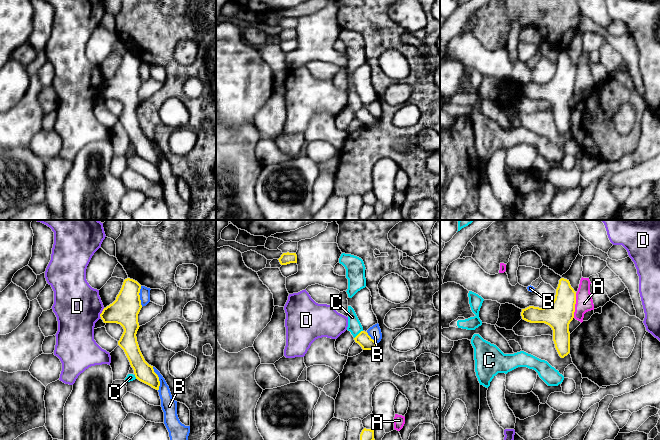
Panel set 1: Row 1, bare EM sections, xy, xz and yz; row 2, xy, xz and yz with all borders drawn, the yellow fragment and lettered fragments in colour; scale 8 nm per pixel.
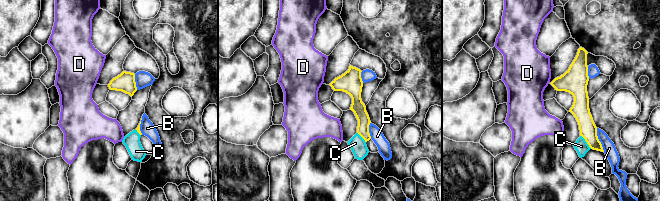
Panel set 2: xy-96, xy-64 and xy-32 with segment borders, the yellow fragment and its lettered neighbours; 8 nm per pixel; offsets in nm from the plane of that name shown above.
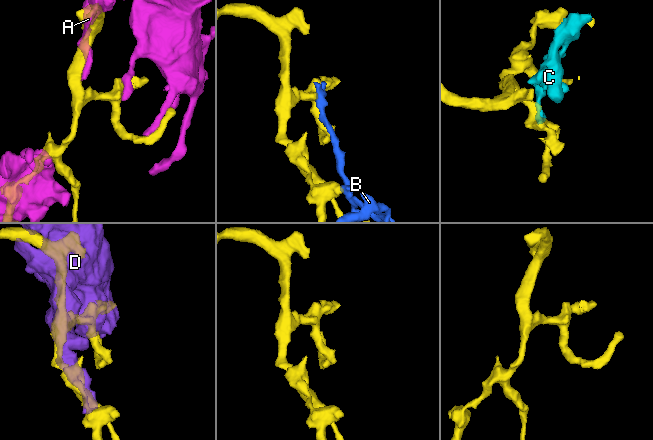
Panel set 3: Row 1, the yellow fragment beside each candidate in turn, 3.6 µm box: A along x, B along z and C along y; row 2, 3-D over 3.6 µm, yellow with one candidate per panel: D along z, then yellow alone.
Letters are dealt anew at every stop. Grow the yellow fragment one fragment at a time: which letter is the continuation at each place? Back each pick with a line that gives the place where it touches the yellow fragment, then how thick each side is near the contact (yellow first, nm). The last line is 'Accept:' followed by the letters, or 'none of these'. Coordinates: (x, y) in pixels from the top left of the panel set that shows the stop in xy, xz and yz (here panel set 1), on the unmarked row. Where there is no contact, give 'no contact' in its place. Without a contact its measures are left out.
Accept: none of these

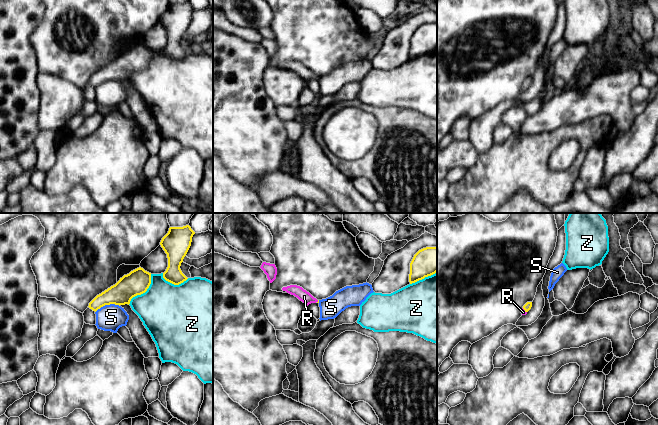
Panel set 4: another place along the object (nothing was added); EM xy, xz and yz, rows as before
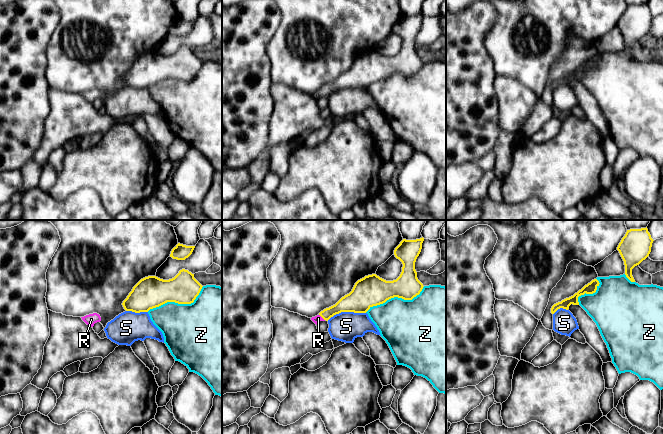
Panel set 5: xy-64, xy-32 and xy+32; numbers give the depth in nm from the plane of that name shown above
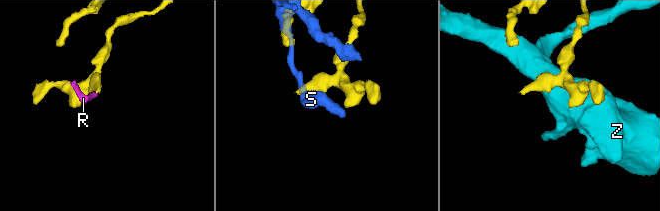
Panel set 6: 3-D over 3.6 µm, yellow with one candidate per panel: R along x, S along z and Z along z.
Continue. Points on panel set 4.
R: yz (524, 85) | 60/40 nm
Accept: R

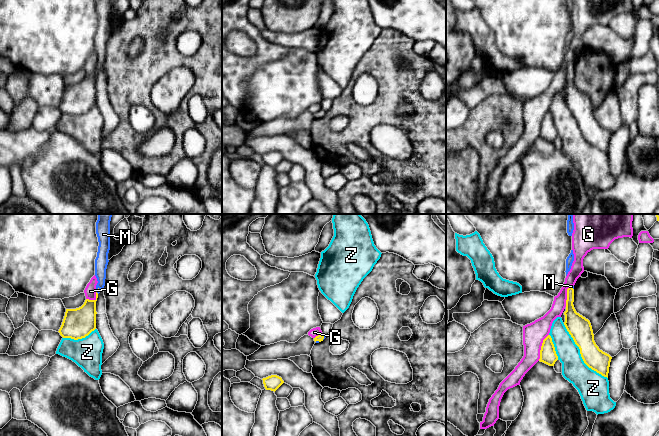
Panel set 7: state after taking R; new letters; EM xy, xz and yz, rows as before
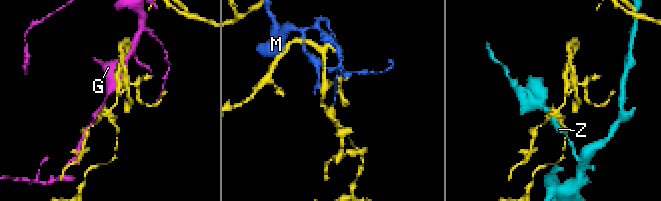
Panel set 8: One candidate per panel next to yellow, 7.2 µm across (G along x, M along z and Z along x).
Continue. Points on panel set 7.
Accept: none of these

